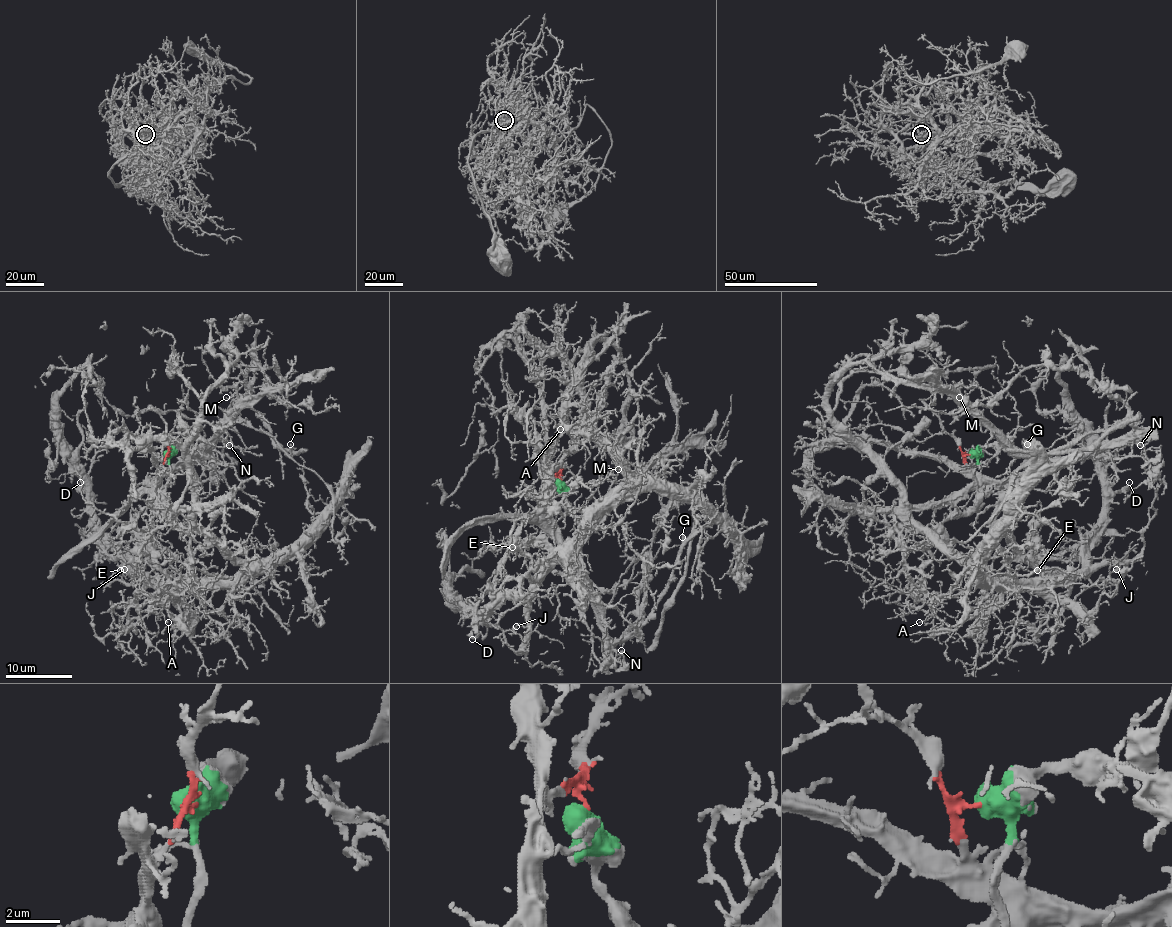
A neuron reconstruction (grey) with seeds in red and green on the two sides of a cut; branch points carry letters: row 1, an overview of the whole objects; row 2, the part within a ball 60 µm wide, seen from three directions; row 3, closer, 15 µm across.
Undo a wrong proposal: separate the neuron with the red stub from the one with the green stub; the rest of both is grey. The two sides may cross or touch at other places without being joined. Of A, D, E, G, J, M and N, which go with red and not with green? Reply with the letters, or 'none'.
G, M, N

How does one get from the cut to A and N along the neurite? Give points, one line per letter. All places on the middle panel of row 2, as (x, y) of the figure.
A: (560, 479), (560, 487), (549, 474), (587, 437), (632, 482), (575, 509), (544, 454), (560, 429)
N: (560, 479), (557, 474), (549, 484), (552, 539), (572, 560), (593, 605), (603, 647), (615, 658), (622, 650)

